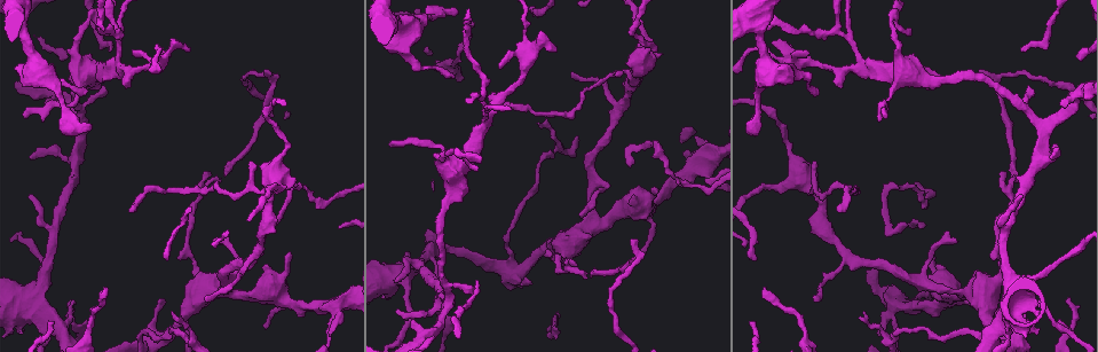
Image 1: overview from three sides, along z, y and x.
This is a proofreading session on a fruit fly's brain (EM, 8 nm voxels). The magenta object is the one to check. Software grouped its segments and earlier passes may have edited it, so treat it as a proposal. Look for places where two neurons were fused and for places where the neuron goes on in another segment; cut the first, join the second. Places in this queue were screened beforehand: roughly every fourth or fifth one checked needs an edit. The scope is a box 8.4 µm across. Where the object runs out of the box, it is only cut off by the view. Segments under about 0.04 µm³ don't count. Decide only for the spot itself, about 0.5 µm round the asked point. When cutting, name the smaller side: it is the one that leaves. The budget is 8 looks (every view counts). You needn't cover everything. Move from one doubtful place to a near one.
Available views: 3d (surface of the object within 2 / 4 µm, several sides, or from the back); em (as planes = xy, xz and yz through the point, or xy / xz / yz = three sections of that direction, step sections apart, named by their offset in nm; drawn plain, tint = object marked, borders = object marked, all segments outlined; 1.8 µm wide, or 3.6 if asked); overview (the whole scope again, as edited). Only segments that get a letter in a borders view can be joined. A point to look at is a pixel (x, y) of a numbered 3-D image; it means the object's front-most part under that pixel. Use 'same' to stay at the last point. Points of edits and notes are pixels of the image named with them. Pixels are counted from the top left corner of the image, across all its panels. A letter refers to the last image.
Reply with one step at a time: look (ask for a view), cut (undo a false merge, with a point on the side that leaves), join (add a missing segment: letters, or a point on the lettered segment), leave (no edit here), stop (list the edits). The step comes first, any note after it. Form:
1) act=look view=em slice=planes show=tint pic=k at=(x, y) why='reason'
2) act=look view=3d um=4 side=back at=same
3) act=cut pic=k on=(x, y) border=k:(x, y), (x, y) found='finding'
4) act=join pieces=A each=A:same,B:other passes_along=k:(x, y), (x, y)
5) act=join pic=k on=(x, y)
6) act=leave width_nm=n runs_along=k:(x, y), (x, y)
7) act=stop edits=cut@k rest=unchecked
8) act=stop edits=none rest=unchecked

act=look view=em slice=planes show=borders pic=1 at=(604, 224) why='branch point'

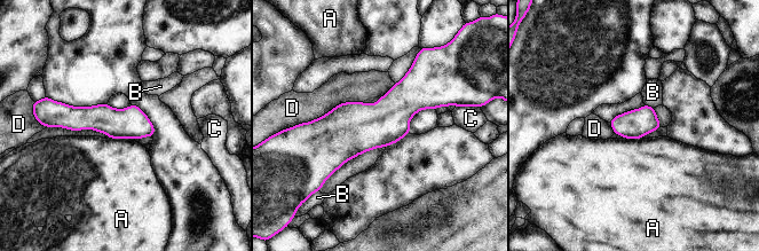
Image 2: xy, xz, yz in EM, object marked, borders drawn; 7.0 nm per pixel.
act=leave longest_contact=D:700nm each=A:other,B:other,C:other,D:other found='all the same neuron'

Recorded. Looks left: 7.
act=look view=3d um=2 side=back pic=1 at=(219, 179) why='tapers out'

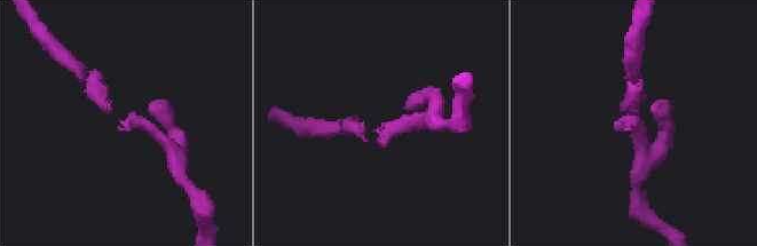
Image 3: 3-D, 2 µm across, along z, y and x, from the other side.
act=look view=em slice=xy step=4 show=borders pic=3 at=(616, 121) why='shape alone is not enough'

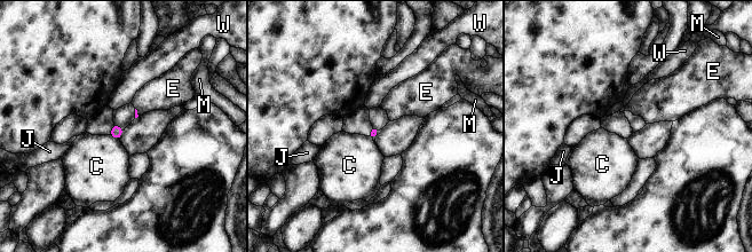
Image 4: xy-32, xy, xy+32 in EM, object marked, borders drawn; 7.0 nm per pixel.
act=look view=em slice=planes show=borders at=same why='cut it another way'

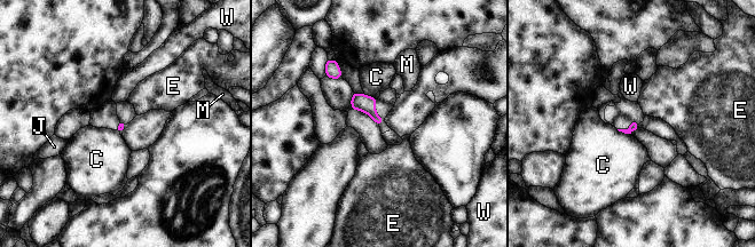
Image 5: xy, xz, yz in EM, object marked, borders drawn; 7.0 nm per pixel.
act=leave each=C:other,E:other,J:other,M:other,W:other found='none of them fits'

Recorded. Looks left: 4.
act=look view=3d um=2 pic=1 at=(703, 160) why='four-way junction'

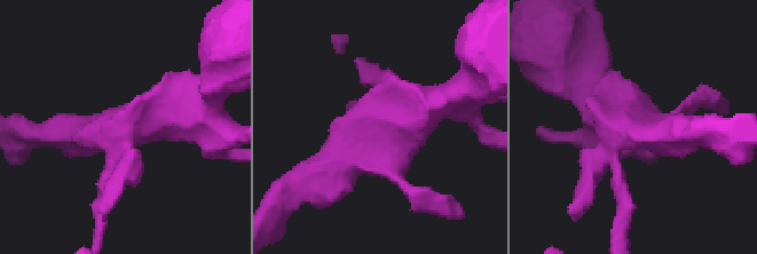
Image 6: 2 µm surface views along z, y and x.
act=look view=em slice=xz step=16 show=tint pic=6 at=(377, 124) why='shape alone is not enough'

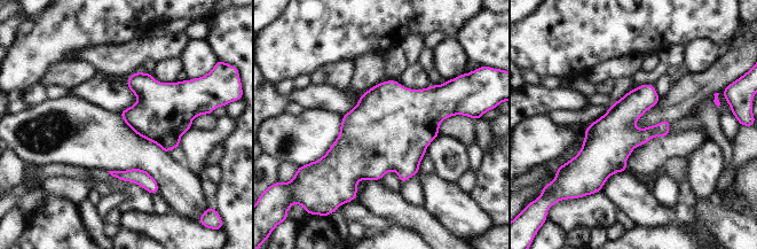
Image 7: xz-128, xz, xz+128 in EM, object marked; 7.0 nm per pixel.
act=look view=em slice=planes show=borders at=same

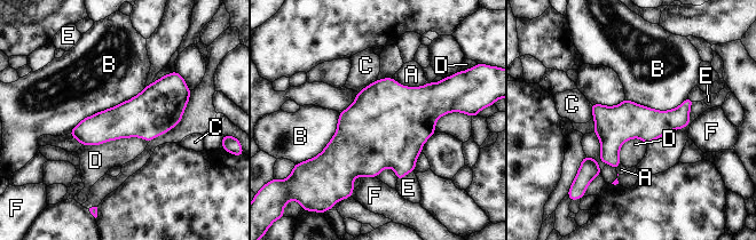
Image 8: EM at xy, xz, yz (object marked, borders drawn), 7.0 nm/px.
act=leave each=A:other,B:other,C:other,D:other,E:other,F:other border=8:(146, 87), (84, 118), (69, 133) found='one neuron here'

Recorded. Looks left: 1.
act=stop edits=none rest=unchecked

